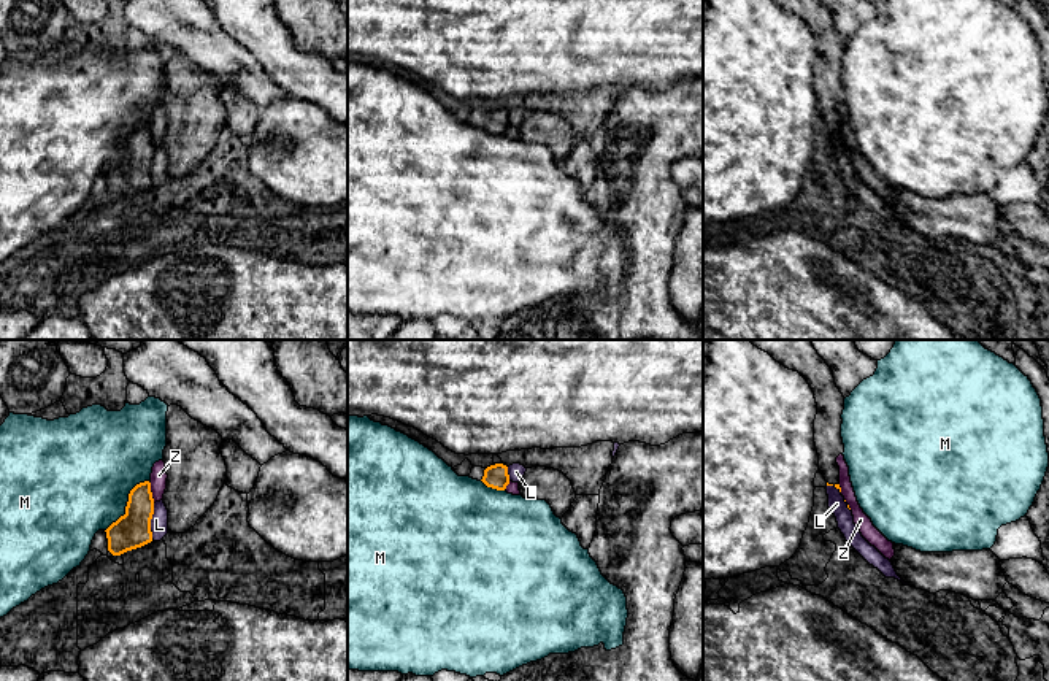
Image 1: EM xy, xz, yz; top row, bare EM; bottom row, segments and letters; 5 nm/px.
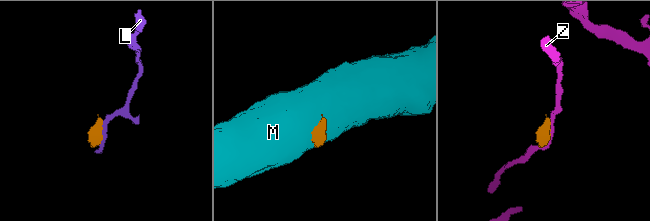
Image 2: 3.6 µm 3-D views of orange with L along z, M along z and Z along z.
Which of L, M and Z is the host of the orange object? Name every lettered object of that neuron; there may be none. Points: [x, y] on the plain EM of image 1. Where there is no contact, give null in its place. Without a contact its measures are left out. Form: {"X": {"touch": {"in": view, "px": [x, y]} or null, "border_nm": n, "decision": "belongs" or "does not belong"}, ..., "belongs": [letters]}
{"L": {"touch": {"in": "xy", "px": [149, 165]}, "border_nm": 180, "decision": "does not belong"}, "M": {"touch": {"in": "xy", "px": [127, 148]}, "border_nm": 340, "decision": "does not belong"}, "Z": {"touch": {"in": "xy", "px": [151, 137]}, "border_nm": 120, "decision": "does not belong"}, "belongs": []}

